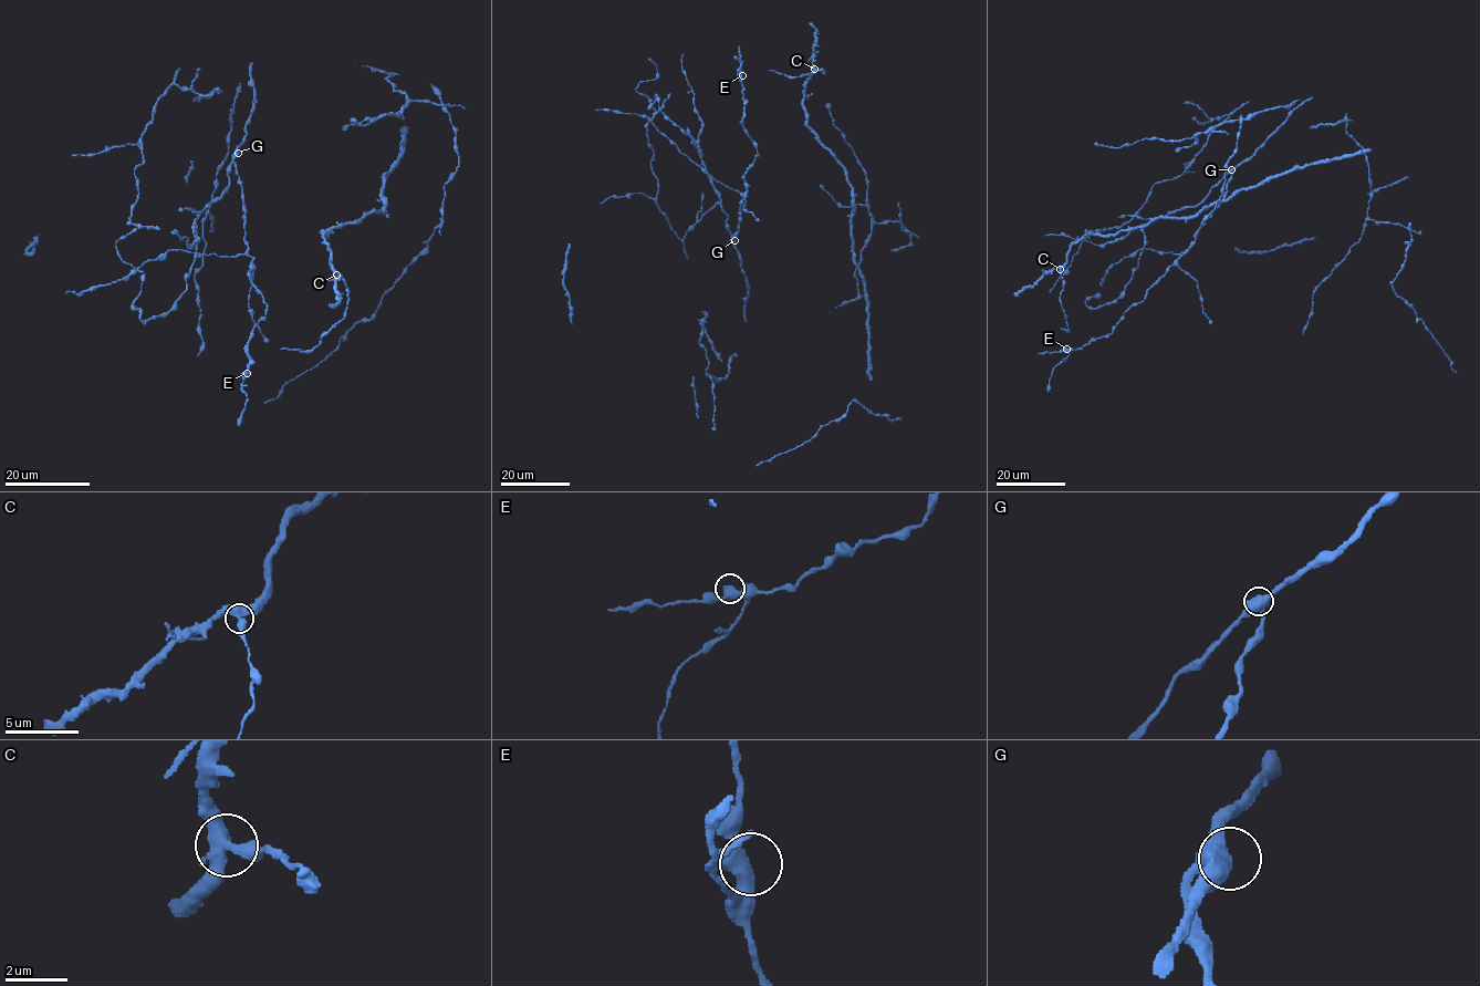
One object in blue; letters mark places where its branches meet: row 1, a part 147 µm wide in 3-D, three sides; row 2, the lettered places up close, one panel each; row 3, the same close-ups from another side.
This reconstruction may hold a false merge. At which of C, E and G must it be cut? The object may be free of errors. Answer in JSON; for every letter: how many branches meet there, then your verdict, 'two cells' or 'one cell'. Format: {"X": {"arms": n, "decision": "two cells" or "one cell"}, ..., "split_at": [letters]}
{"C": {"arms": 3, "decision": "two cells"}, "E": {"arms": 3, "decision": "one cell"}, "G": {"arms": 3, "decision": "one cell"}, "split_at": ["C"]}

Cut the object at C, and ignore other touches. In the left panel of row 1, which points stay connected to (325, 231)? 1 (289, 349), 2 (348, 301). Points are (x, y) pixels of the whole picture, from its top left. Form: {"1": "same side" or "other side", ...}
{"1": "other side", "2": "other side"}

